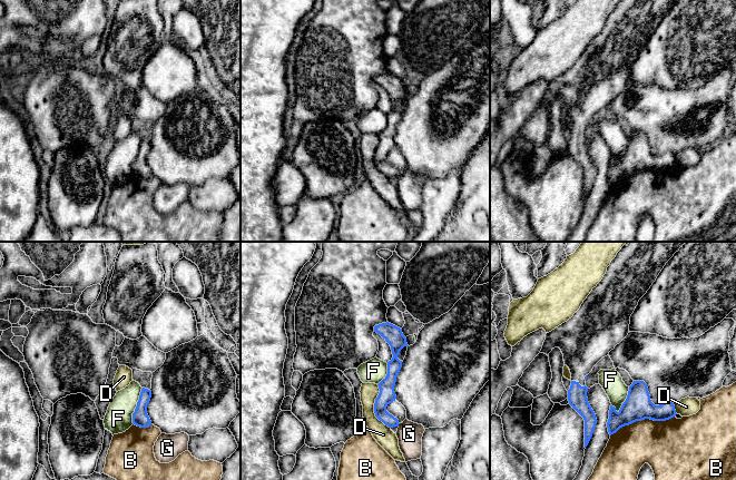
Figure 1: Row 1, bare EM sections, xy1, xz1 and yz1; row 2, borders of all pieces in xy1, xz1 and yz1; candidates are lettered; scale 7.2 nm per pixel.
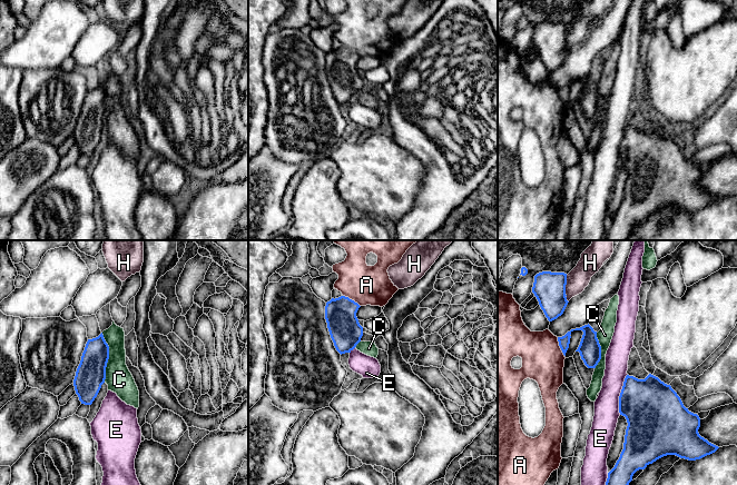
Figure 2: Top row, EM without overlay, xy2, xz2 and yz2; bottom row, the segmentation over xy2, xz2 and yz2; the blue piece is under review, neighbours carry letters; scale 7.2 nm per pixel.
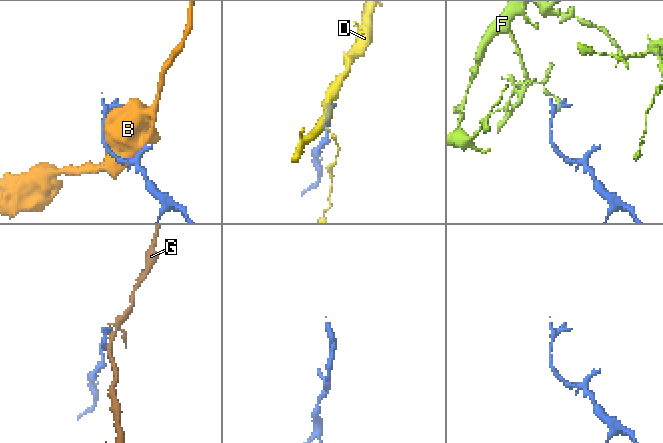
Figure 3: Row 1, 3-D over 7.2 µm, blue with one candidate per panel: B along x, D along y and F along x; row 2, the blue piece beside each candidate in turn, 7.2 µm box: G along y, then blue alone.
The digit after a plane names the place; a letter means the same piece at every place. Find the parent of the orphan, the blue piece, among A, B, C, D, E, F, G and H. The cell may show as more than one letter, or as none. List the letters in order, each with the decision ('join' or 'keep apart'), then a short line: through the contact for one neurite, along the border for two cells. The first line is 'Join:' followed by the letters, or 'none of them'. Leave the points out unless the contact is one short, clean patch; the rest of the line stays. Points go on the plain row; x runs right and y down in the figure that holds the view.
Join: none of them
A: keep apart
B: keep apart
C: keep apart; line xy2 (101, 83), (108, 97), (105, 132)
D: keep apart
E: keep apart
F: keep apart
G: keep apart
H: keep apart; line yz2 (566, 26), (566, 50), (568, 52)

